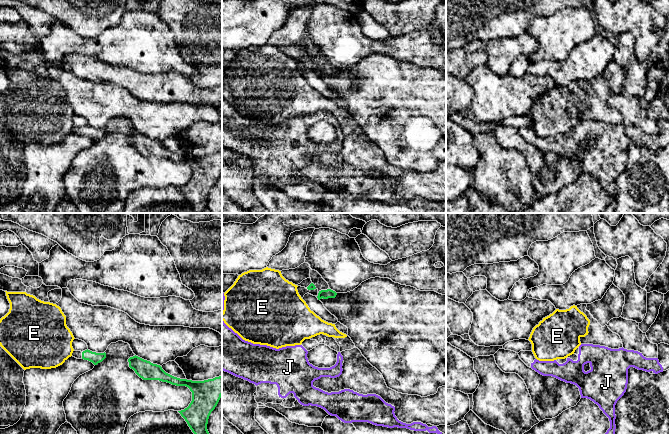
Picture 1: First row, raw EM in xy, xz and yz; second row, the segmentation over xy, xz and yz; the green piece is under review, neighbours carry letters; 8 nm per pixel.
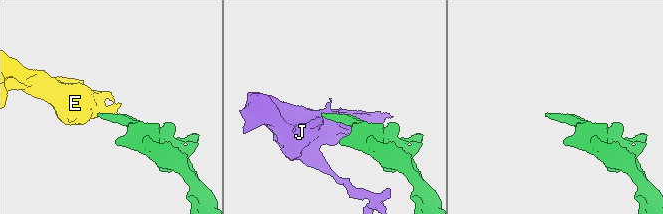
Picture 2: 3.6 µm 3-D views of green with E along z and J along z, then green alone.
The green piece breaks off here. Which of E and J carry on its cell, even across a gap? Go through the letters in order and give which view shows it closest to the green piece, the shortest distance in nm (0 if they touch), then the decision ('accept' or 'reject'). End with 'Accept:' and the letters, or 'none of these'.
E: xy | 70 nm | reject
J: xz | 400 nm | accept
Accept: J

